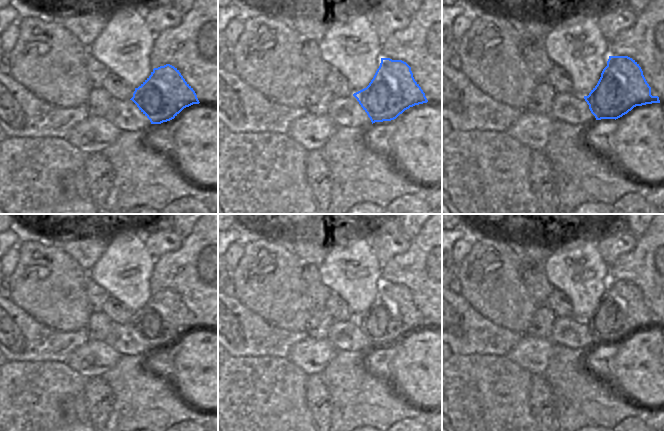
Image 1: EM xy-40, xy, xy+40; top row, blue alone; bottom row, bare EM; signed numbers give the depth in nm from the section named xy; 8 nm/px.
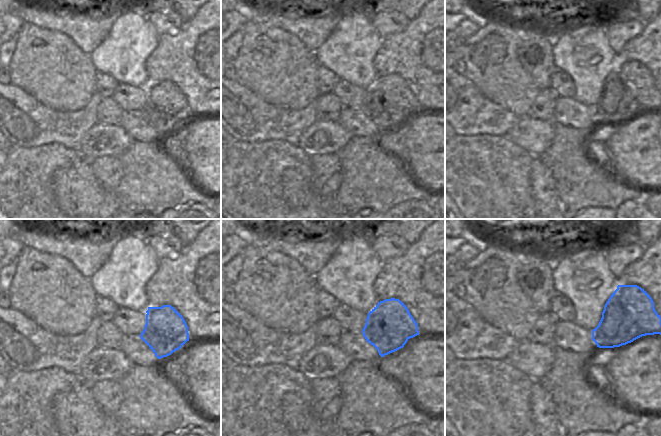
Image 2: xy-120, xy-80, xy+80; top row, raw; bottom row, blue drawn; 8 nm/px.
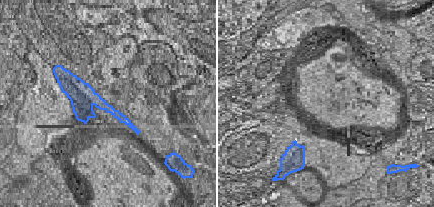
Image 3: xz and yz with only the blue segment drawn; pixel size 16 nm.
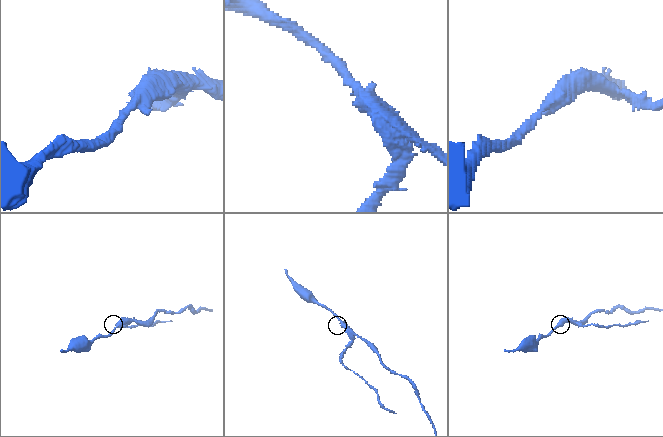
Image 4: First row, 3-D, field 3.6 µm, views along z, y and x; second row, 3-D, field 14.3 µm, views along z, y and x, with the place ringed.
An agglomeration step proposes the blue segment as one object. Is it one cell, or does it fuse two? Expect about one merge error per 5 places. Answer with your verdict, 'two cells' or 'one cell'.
two cells

